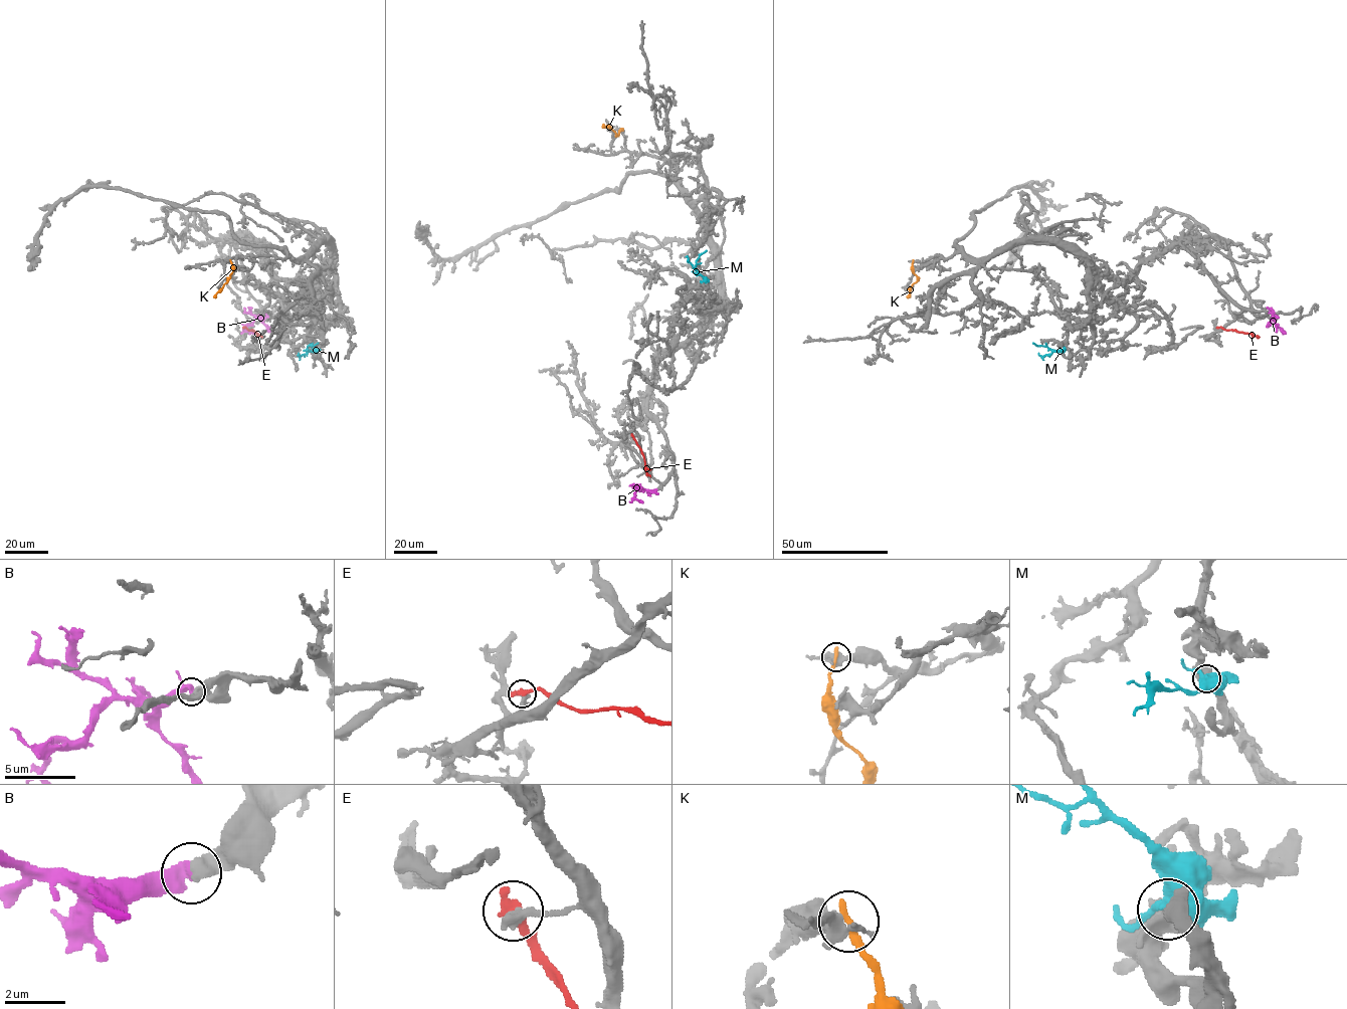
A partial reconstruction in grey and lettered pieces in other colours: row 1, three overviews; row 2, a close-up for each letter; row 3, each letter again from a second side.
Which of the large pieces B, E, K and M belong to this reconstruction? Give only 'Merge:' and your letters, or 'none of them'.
Merge: B

